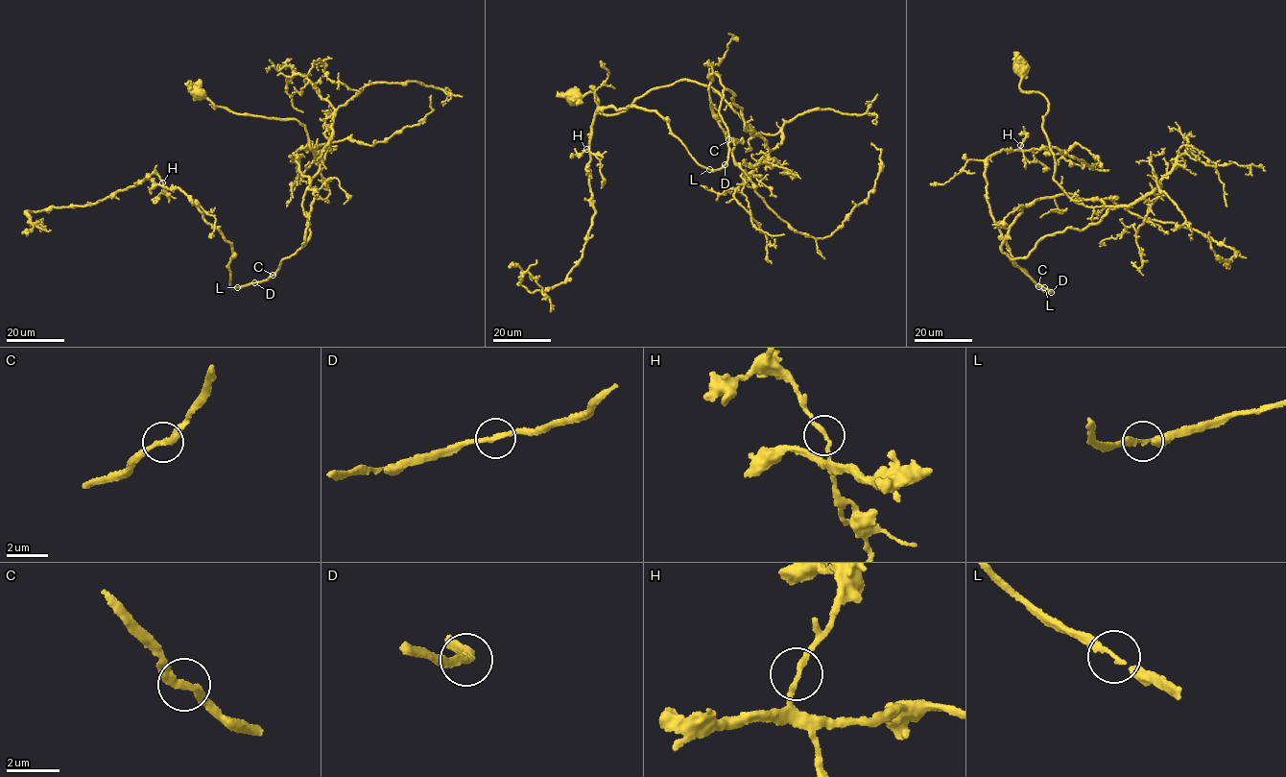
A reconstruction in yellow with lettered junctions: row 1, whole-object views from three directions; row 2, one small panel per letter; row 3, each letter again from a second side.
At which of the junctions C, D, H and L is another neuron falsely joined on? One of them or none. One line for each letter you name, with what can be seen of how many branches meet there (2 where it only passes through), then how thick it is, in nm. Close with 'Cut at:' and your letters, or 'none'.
Cut at: none

